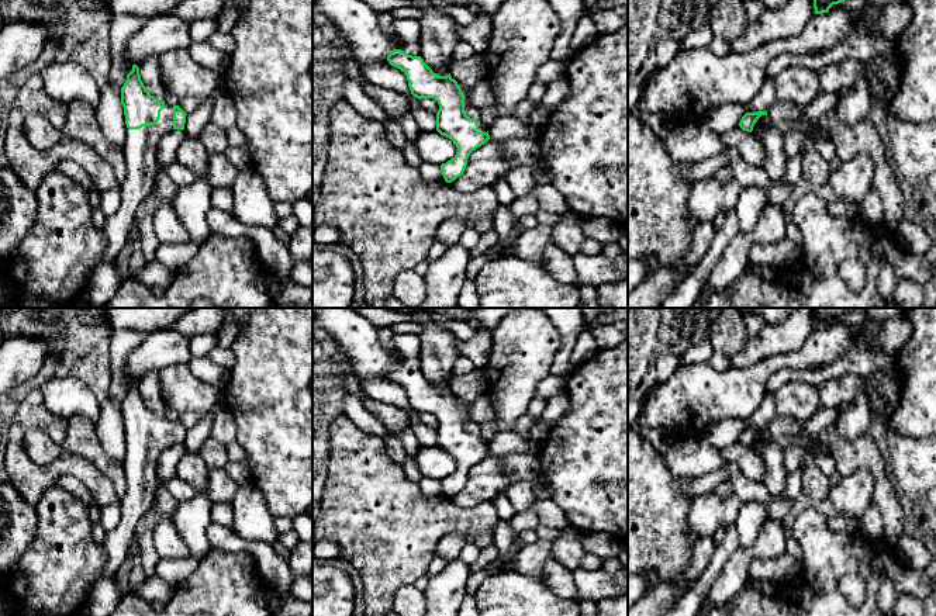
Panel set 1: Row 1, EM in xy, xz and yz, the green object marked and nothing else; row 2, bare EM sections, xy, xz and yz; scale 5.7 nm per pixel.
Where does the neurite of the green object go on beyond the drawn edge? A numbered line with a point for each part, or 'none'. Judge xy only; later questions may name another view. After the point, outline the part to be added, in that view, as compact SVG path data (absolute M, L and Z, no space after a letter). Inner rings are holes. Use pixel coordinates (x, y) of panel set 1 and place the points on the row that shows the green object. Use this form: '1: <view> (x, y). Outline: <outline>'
1: xy (140, 149). Outline: M166 101L155 125L139 129L127 128L127 139L122 146L127 176L120 188L120 208L113 217L106 218L103 226L107 248L100 263L114 260L127 245L129 231L135 224L135 212L153 190L159 170L159 141L170 131L173 131L173 105Z

